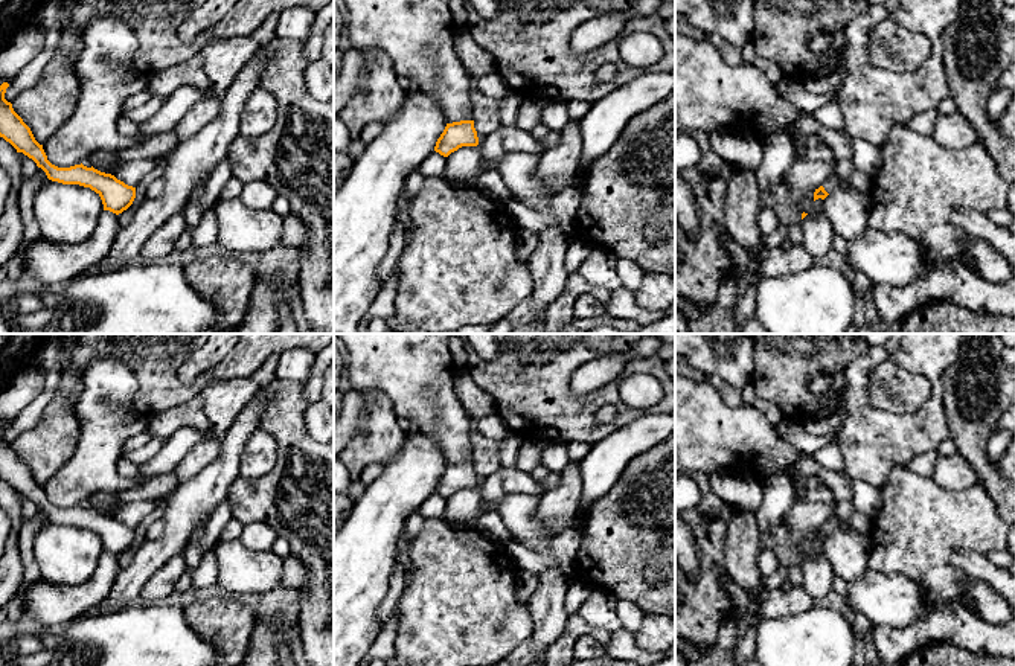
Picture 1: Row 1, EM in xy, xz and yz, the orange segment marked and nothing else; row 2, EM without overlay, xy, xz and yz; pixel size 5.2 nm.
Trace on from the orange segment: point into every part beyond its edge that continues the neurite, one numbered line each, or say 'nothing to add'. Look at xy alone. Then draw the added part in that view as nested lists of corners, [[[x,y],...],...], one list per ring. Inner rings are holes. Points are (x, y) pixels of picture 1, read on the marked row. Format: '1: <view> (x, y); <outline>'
nothing to add

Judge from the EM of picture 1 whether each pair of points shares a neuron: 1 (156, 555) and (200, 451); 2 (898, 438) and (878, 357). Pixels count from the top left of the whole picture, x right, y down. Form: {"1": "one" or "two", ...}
{"1": "two", "2": "one"}

